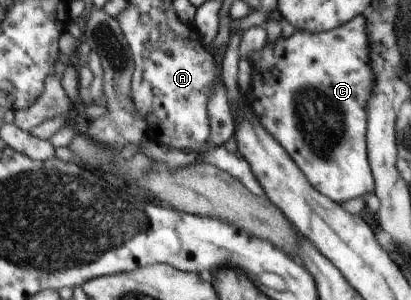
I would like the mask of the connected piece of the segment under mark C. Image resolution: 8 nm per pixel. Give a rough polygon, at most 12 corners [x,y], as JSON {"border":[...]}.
{"border":[[362,17],[256,53],[249,105],[312,185],[372,191]]}

